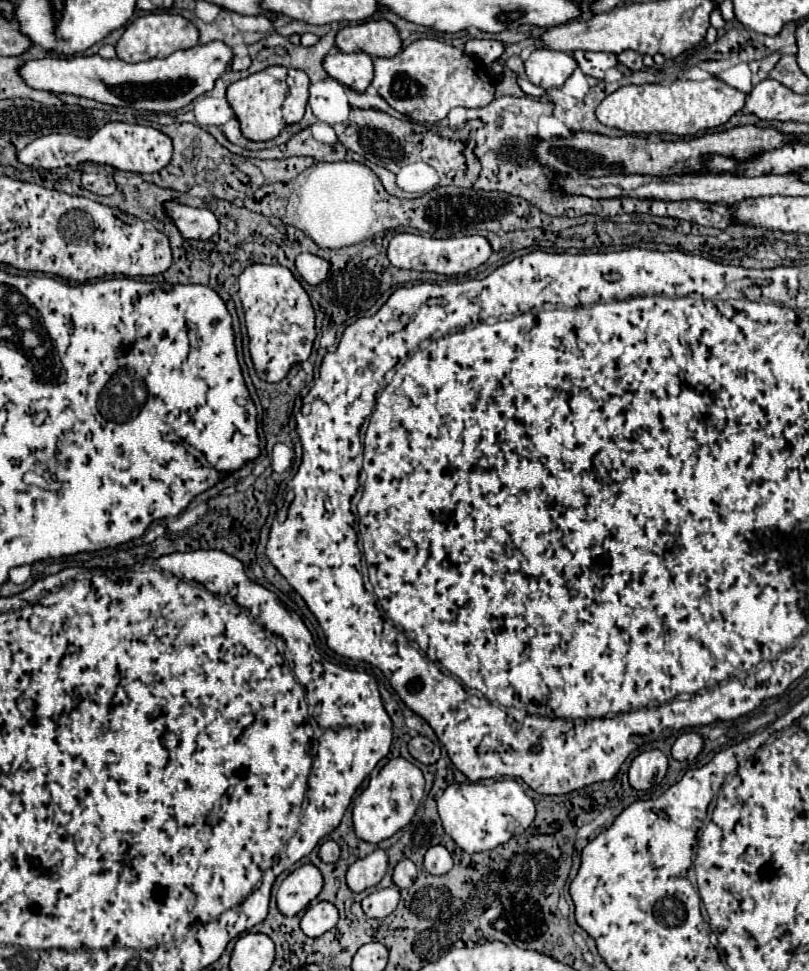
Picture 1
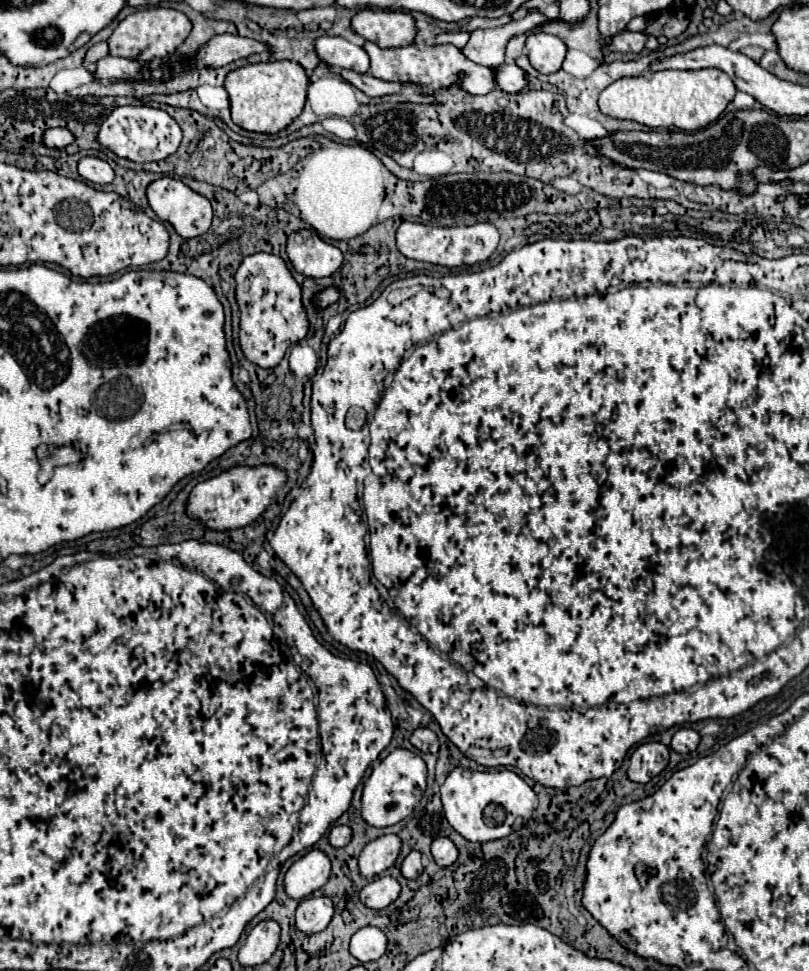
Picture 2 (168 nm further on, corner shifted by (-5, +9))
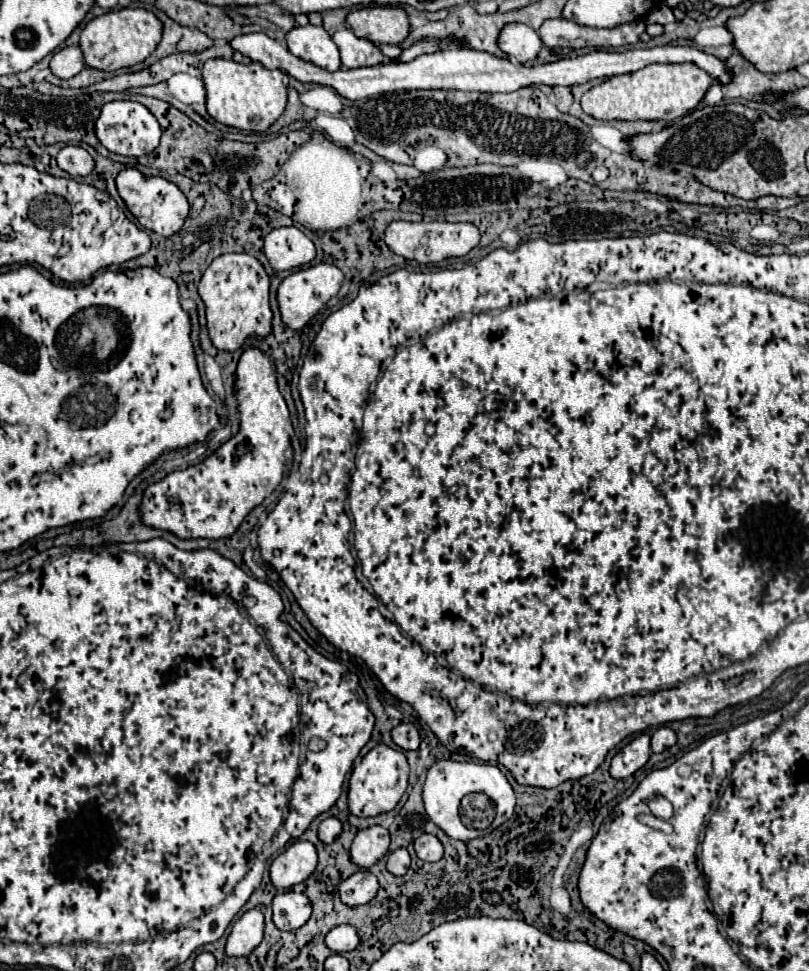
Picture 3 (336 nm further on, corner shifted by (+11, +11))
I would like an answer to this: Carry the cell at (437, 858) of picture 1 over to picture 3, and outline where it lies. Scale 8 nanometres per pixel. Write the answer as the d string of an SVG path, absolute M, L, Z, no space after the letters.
M422 834L420 838L416 838L414 850L416 850L418 858L426 860L426 862L438 862L442 858L442 852L444 852L440 840L432 834Z

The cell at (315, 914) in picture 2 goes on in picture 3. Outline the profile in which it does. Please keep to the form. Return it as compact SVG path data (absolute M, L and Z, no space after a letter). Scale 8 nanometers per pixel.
M294 890L276 894L272 900L272 912L274 912L274 924L280 930L296 930L304 926L312 914L310 900Z

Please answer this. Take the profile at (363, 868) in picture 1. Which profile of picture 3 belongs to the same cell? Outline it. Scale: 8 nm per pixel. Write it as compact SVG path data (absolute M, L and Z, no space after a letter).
M370 826L364 830L358 830L354 842L352 842L352 862L360 868L370 868L376 864L390 846L390 834L382 826Z

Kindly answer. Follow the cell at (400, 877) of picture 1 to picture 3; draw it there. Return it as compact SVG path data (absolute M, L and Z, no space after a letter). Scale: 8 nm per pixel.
M406 848L394 850L394 852L388 856L386 866L388 866L388 872L390 872L390 874L394 874L394 876L404 876L406 870L408 870L408 866L410 866L410 854L408 854L408 850L406 850Z

